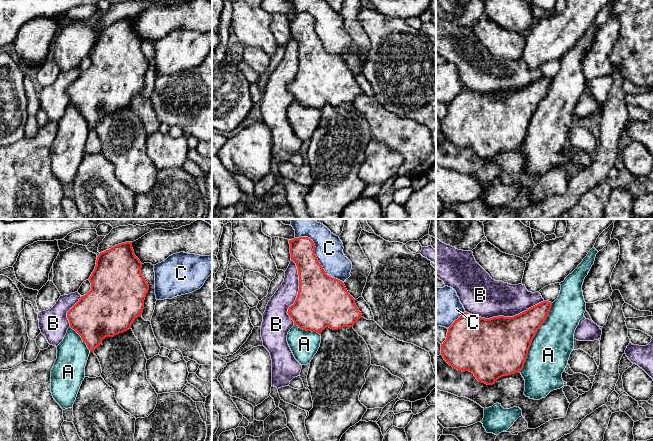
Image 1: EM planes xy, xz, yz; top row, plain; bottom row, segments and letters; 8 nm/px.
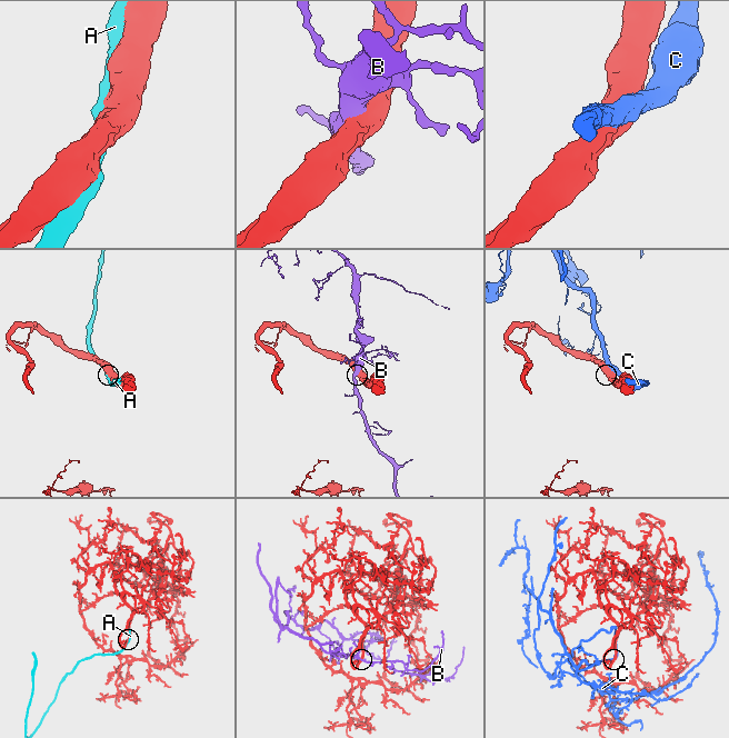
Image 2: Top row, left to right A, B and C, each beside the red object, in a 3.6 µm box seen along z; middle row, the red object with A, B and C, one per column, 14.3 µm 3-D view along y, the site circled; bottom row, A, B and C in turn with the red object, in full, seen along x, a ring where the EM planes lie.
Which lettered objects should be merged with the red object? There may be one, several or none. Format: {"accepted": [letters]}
{"accepted": ["A"]}

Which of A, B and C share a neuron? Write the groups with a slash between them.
A / B / C

